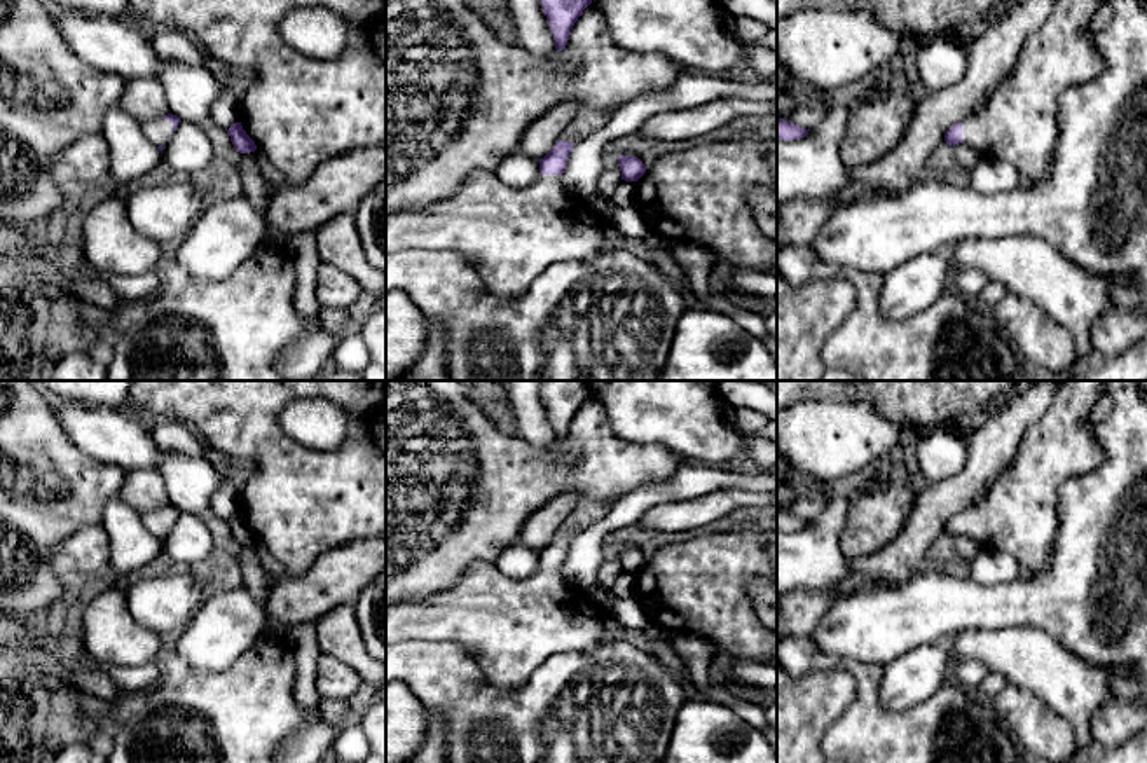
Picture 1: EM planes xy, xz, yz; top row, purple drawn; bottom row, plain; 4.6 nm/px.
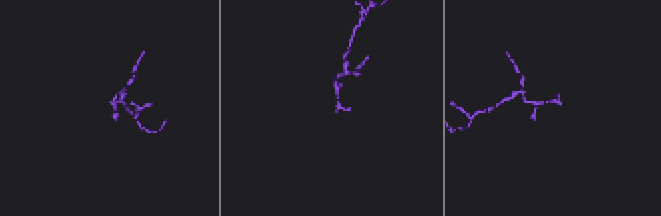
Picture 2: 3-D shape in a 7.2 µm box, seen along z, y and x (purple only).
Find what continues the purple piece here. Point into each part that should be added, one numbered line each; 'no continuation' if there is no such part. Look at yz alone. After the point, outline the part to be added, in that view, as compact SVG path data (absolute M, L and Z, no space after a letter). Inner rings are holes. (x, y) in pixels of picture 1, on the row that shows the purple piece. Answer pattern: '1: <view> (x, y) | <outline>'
1: yz (1018, 124) | M1056 0L1046 24L1034 31L1020 51L1016 66L993 91L985 107L962 119L962 143L979 155L1011 162L1023 183L1037 183L1047 176L1049 161L1058 141L1058 101L1074 87L1103 72L1102 54L1089 30L1105 0Z

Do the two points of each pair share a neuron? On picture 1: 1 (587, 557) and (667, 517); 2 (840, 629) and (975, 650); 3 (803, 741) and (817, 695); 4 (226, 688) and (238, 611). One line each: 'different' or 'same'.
1: different
2: different
3: same
4: different

